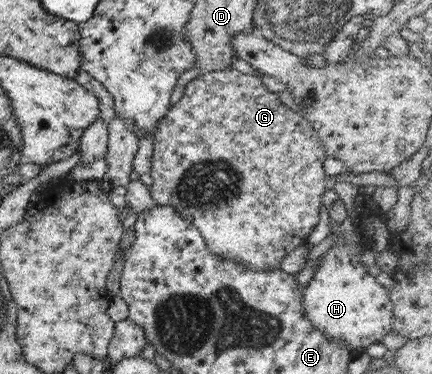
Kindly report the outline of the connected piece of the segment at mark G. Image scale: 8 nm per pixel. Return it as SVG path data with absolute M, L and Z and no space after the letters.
M232 69L203 73L187 82L183 87L180 100L166 111L165 116L161 118L156 126L152 145L151 170L149 170L148 174L153 184L149 187L148 193L155 201L155 204L163 207L173 207L175 212L182 214L183 218L192 222L213 254L243 263L254 271L277 268L280 258L283 258L285 254L306 242L305 238L313 230L317 220L319 220L321 198L325 193L329 193L329 189L333 185L340 182L348 182L357 187L361 187L363 184L365 186L374 185L375 187L395 187L396 190L401 187L397 185L396 179L387 172L370 172L359 174L358 177L352 173L348 175L332 175L335 177L335 180L332 180L331 176L325 176L322 166L328 159L323 147L320 145L320 140L314 135L314 130L304 120L304 116L289 110L289 108L281 104L275 93L266 91L259 77L241 74L241 72Z

